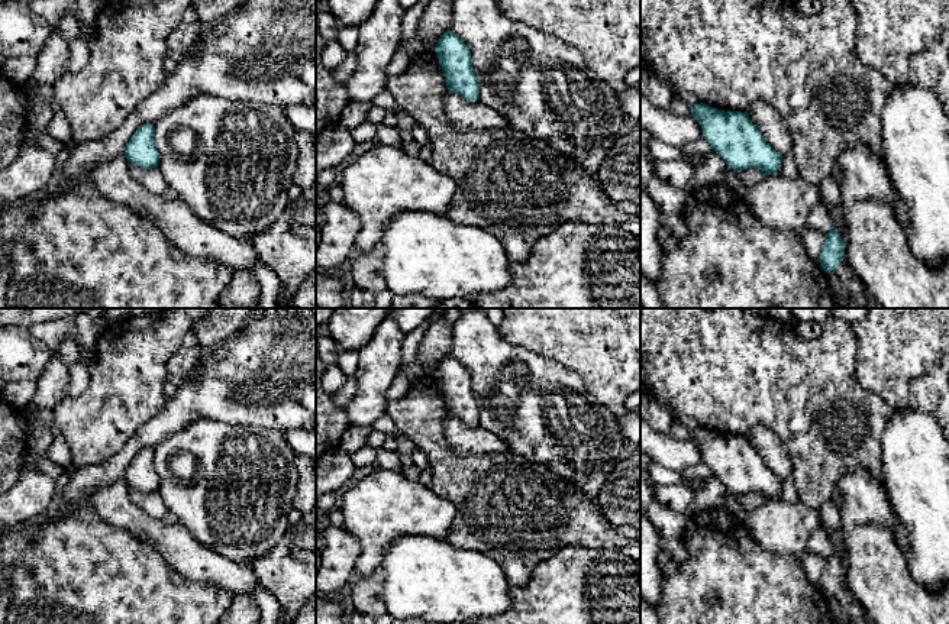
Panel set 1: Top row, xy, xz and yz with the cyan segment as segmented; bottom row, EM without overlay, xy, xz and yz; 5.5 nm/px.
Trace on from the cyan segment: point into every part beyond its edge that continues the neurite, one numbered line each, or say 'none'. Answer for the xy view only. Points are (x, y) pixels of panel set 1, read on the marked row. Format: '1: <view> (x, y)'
none

